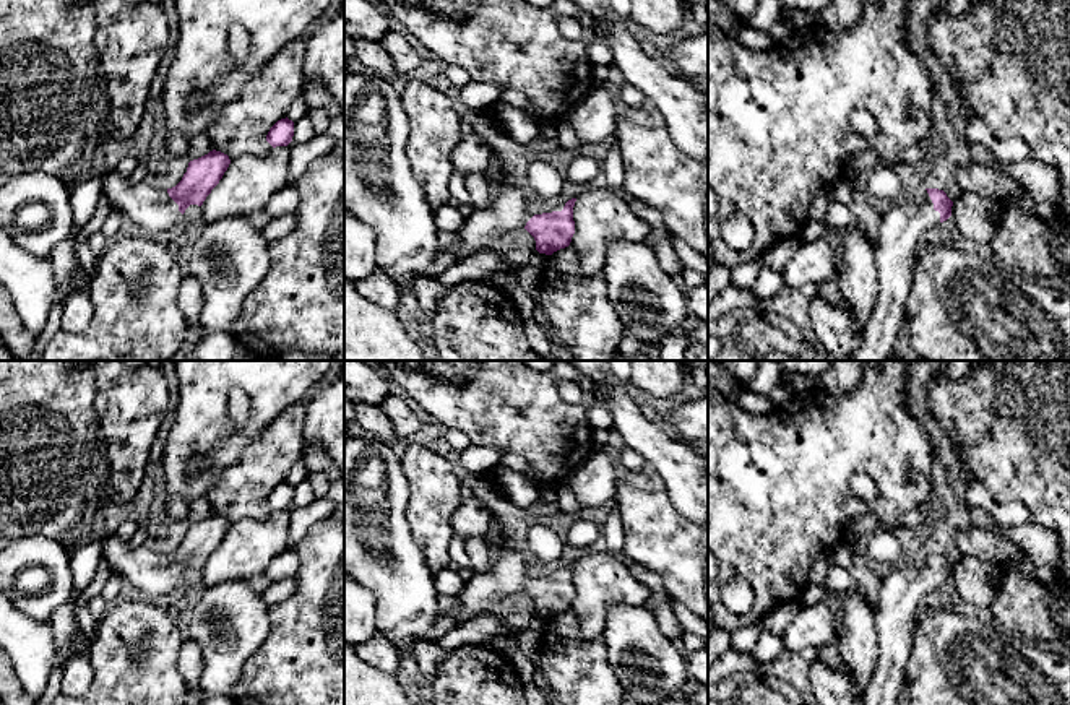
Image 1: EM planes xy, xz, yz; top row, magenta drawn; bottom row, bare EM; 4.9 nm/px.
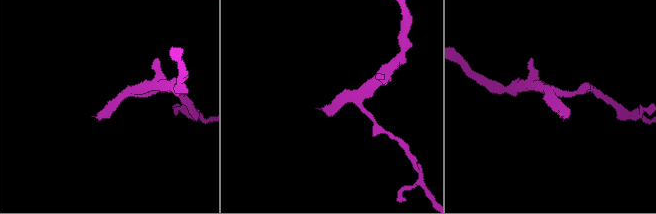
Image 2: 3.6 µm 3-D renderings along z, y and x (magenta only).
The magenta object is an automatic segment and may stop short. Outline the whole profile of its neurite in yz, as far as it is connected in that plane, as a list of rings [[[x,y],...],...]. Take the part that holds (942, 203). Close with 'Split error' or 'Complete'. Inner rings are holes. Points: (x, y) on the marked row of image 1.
[[[908,190],[882,214],[874,240],[878,296],[862,346],[846,361],[885,361],[903,328],[903,305],[911,291],[919,236],[951,216],[953,201],[943,190]]]. Split error

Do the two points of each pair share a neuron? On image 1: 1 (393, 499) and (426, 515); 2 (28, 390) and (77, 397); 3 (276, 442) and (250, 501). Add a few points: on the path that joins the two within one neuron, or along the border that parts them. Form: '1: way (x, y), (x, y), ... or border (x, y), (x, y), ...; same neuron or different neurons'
1: border (400, 468), (409, 491), (406, 522), (416, 543); different neurons
2: way (39, 392), (54, 392), (59, 397), (65, 397); same neuron
3: way (270, 457), (252, 476), (250, 486); same neuron

